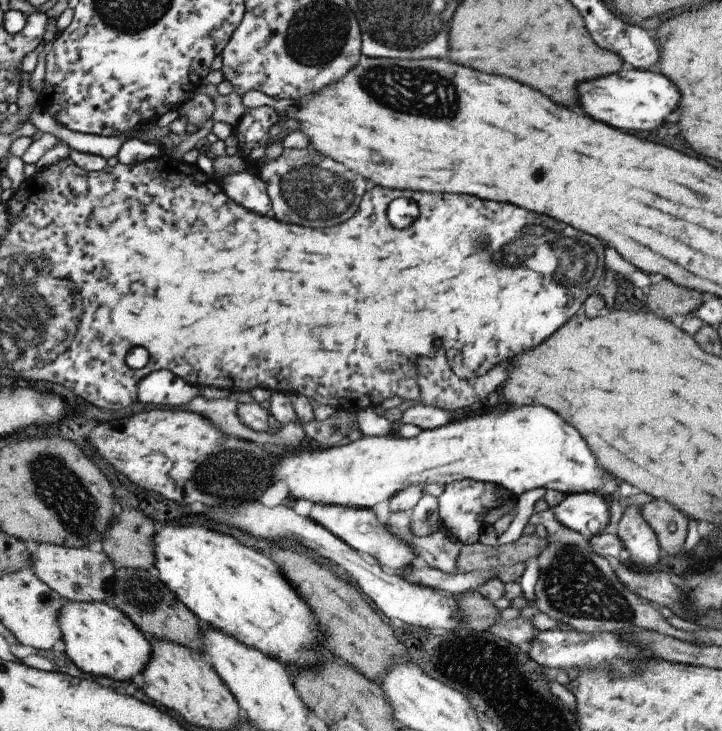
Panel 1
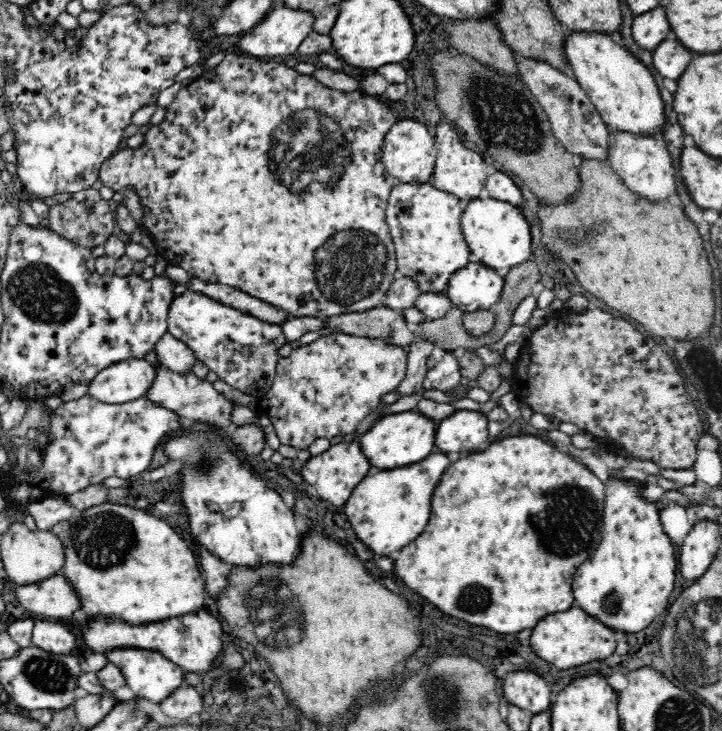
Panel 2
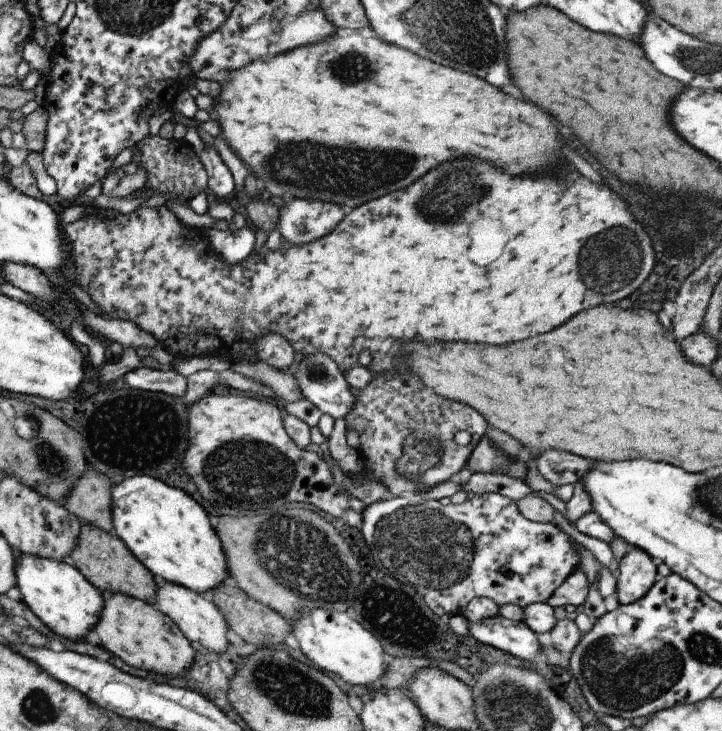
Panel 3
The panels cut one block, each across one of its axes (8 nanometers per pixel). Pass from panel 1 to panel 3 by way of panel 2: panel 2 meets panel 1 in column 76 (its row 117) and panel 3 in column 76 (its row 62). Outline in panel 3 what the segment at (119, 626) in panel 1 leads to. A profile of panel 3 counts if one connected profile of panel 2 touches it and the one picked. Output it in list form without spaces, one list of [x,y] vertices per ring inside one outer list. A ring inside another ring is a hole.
[[[20,554],[16,558],[14,574],[16,587],[23,596],[22,601],[54,634],[80,642],[98,624],[105,595],[90,584],[78,568],[66,564],[64,560]]]

